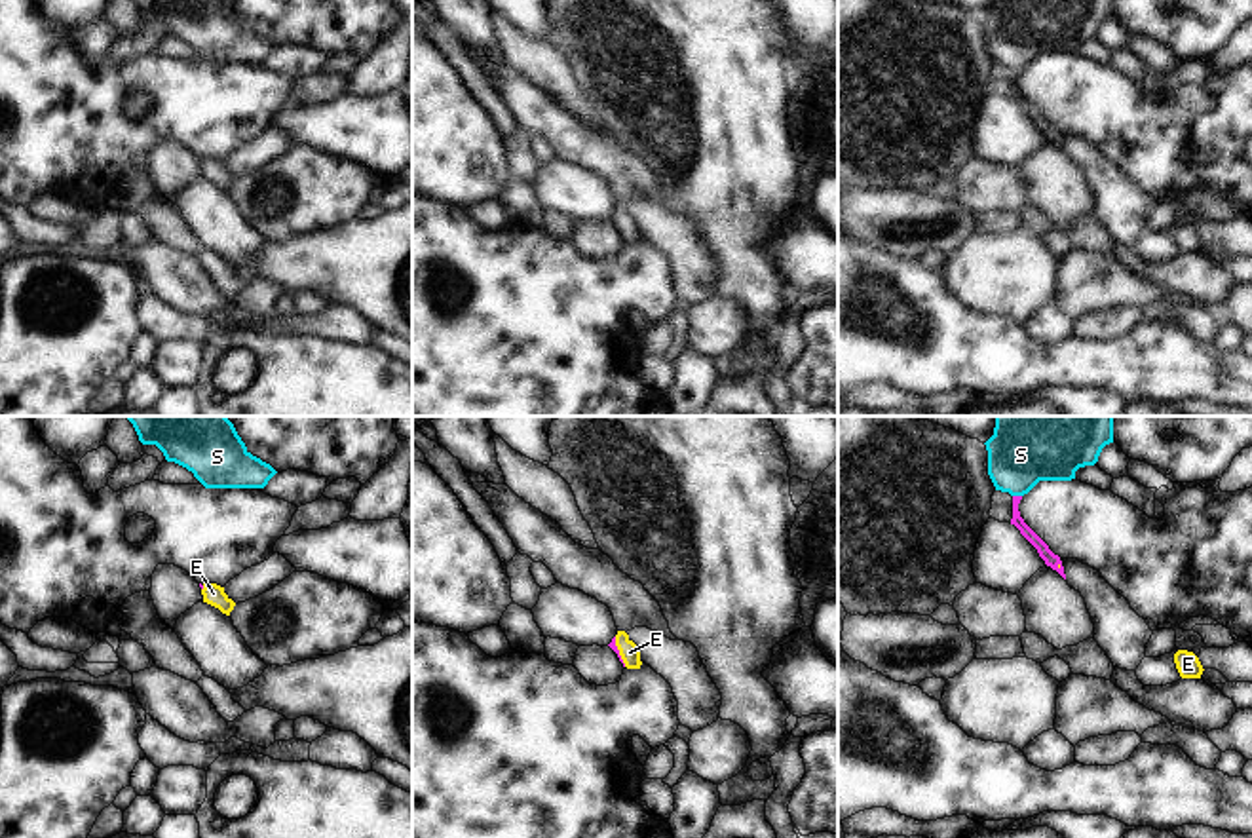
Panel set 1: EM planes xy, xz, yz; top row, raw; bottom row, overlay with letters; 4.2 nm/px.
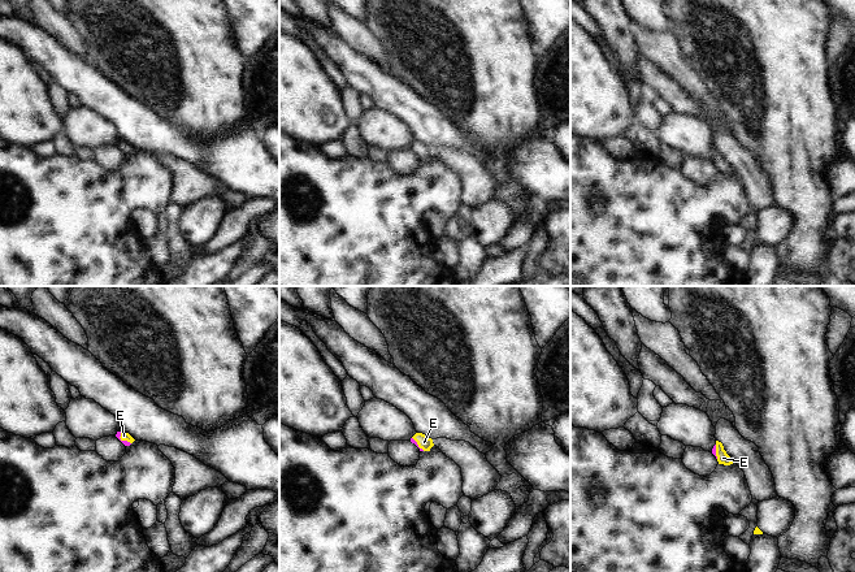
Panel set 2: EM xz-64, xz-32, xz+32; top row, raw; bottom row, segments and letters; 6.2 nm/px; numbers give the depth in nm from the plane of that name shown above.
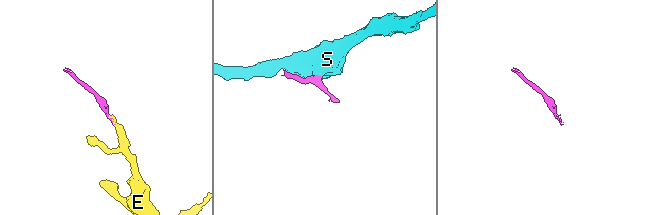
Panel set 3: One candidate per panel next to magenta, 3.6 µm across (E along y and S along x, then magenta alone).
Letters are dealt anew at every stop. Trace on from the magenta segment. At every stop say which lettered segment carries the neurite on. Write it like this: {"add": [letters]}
{"add": ["E"]}

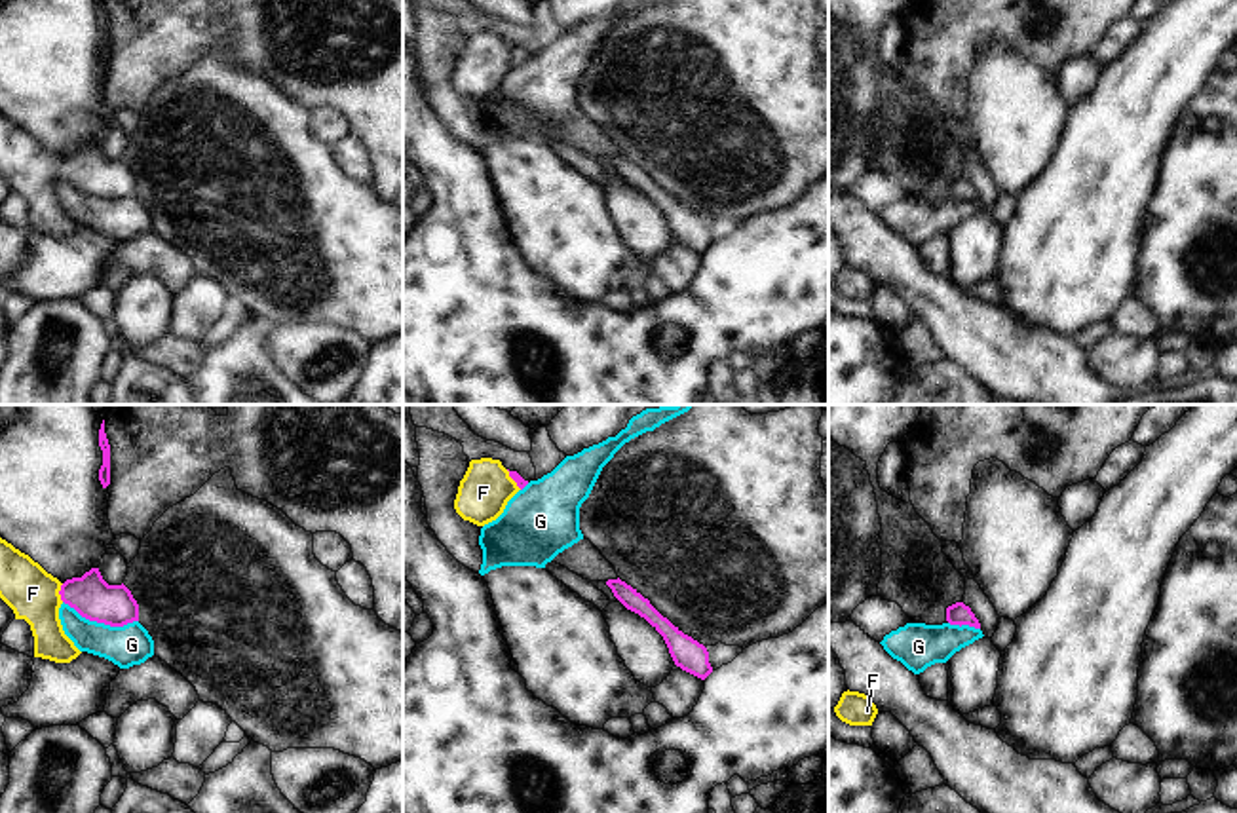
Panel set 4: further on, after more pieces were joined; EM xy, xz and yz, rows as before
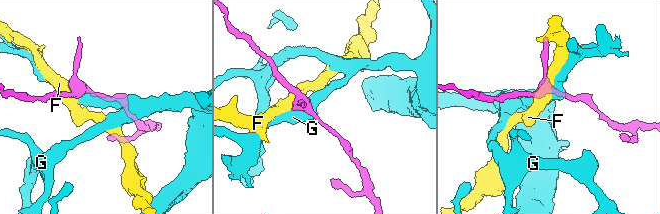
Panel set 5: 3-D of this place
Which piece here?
{"add": []}

